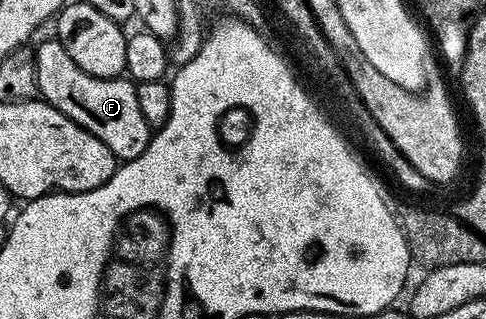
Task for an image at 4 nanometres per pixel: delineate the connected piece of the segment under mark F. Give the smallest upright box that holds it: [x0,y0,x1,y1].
[34,37,152,161]

